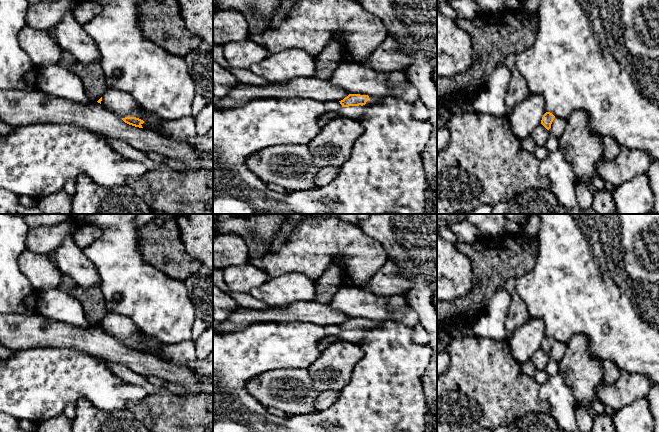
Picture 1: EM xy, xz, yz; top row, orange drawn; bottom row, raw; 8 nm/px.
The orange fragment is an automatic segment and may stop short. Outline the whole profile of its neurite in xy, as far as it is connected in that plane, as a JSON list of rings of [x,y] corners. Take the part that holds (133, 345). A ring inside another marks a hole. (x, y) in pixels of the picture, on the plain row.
[[[128,340],[128,341],[122,342],[122,344],[129,349],[155,355],[155,352],[153,350],[149,350],[147,347],[145,347],[143,344],[139,342]]]

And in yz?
[[[546,336],[541,344],[541,348],[547,353],[549,354],[551,352],[551,348],[554,344],[555,340],[550,337],[550,336]]]

